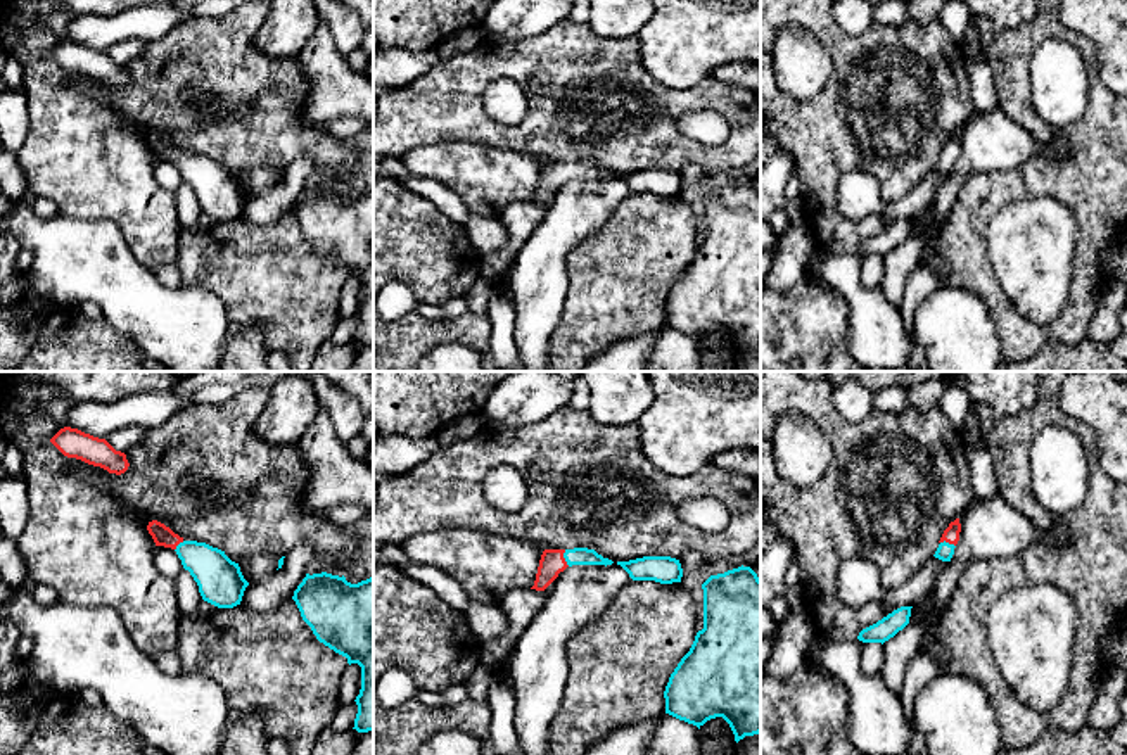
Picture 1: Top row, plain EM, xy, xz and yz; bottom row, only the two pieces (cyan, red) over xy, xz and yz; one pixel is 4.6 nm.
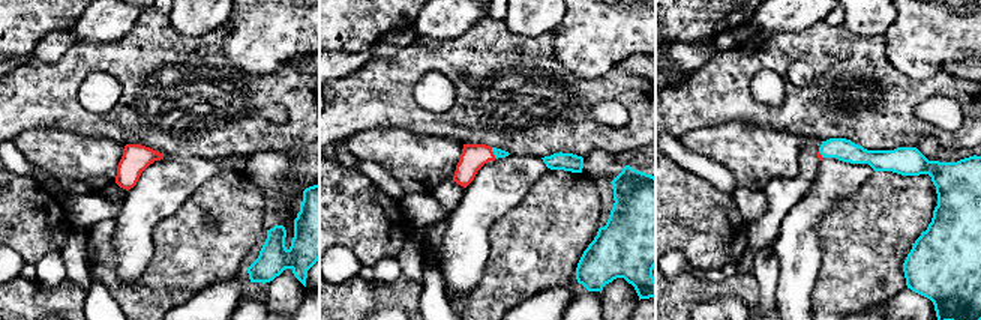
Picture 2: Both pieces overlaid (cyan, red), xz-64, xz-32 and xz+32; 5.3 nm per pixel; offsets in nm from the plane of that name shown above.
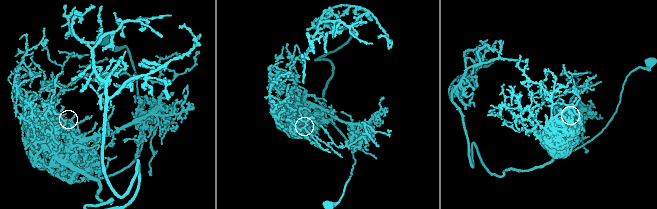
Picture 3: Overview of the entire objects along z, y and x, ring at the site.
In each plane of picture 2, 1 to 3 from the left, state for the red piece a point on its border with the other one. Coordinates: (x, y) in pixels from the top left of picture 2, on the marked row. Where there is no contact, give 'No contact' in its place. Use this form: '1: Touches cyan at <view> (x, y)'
1: No contact
2: Touches cyan at xz-32 (494, 153)
3: Touches cyan at xz+32 (821, 153)

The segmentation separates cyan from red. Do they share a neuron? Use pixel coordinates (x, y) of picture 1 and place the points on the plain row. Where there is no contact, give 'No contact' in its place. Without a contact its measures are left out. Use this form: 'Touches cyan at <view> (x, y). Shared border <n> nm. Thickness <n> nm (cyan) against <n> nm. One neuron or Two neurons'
Touches cyan at xz (564, 170). Shared border 80 nm. Thickness 80 nm (cyan) against 120 nm. One neuron

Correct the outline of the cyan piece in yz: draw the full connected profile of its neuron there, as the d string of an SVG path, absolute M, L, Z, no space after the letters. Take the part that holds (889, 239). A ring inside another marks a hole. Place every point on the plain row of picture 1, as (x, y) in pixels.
M901 219L878 233L876 237L863 242L857 249L863 256L885 256L894 251L899 244L902 244L909 237L913 219Z

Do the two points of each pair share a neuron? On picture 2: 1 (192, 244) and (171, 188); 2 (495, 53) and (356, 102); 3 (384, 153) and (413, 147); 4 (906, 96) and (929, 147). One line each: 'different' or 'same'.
1: different
2: same
3: same
4: different

